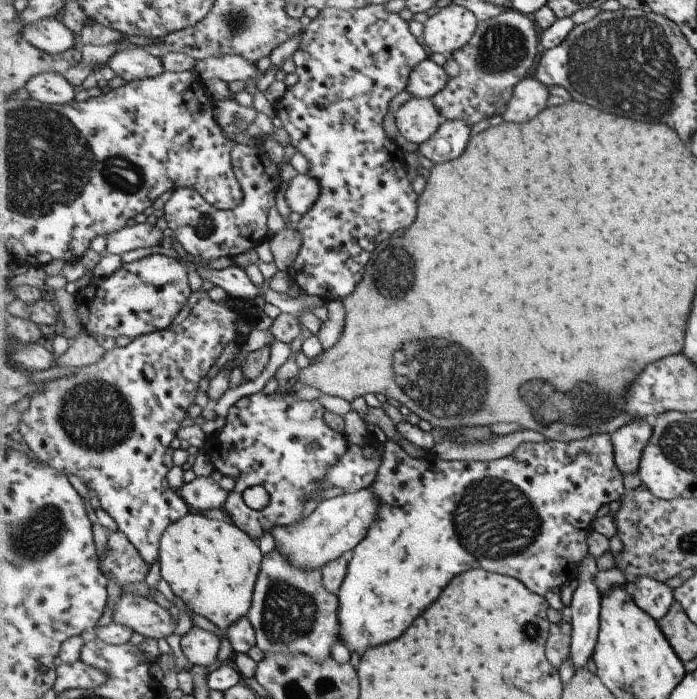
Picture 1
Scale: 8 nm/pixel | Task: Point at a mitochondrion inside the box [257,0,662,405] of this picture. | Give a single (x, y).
(502, 49)

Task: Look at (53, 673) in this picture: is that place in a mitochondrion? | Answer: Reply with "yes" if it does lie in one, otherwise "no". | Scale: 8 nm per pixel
no

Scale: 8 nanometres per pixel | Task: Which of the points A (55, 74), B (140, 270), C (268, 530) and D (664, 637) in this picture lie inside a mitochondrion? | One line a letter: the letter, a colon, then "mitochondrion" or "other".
A: other
B: other
C: other
D: other

